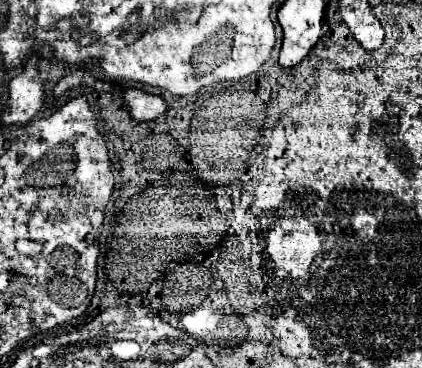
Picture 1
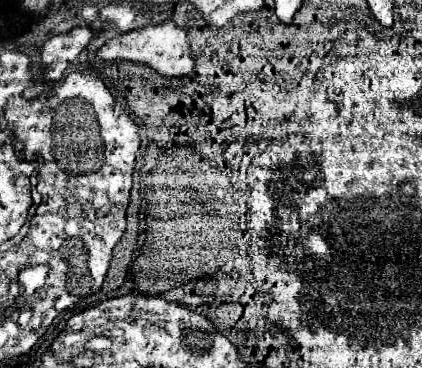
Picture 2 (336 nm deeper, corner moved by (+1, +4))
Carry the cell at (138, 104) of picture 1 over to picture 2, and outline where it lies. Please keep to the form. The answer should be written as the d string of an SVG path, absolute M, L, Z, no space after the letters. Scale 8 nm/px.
M171 20L157 26L143 26L141 30L118 35L103 45L97 55L107 62L118 59L151 66L165 78L187 78L193 72L187 34L181 28L177 28Z

